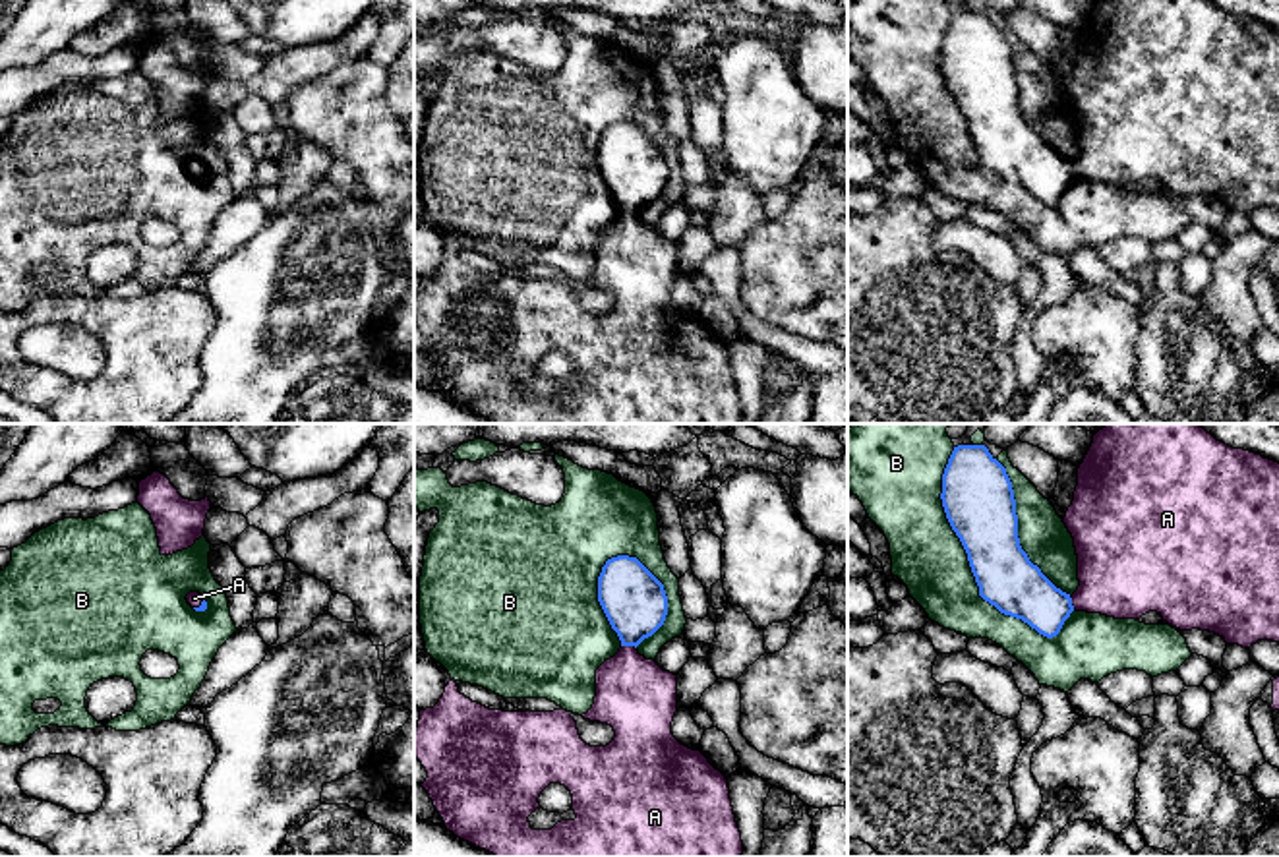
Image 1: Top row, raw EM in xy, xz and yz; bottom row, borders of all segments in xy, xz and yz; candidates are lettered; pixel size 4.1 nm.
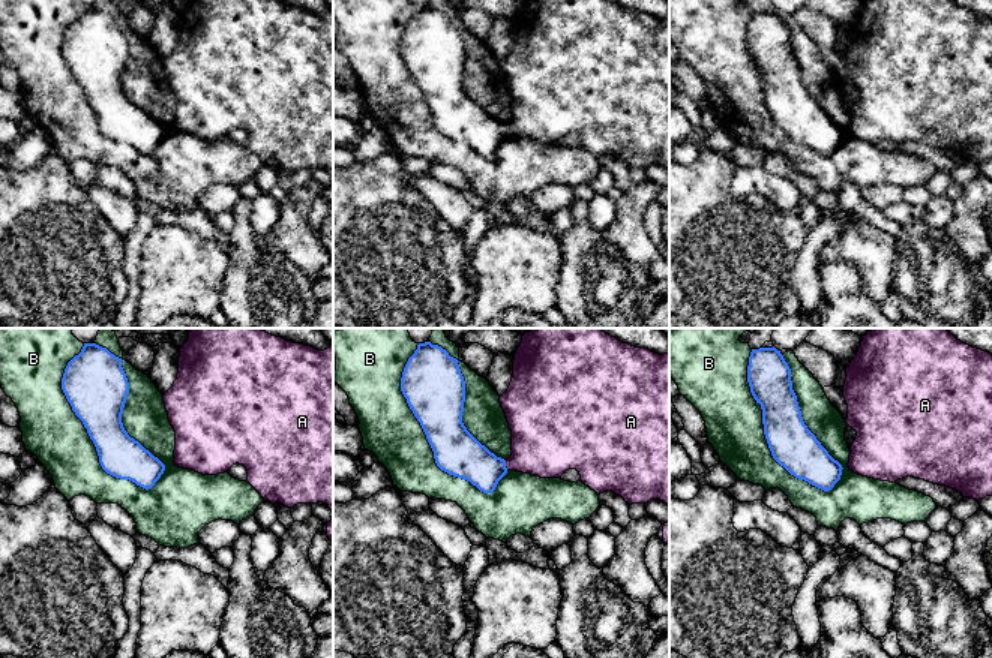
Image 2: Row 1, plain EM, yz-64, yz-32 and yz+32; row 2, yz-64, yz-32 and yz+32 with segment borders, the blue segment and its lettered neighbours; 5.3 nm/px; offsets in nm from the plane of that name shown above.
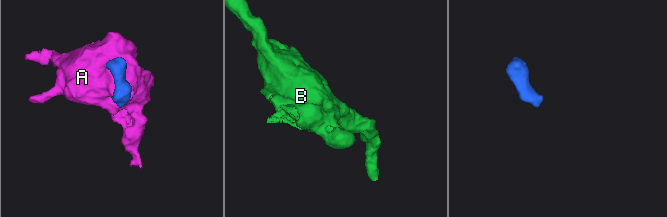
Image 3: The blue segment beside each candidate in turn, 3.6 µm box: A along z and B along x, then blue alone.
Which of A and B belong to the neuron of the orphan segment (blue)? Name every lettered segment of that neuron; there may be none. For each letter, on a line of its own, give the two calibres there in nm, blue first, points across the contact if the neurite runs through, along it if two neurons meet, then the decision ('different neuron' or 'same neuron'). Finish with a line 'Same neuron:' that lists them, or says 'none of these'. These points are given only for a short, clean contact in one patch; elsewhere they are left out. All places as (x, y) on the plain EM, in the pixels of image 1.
A: 260/320 nm | across xz (633, 167), (629, 211), (629, 254), (633, 262) | same neuron
B: 300/300 nm | different neuron
Same neuron: A

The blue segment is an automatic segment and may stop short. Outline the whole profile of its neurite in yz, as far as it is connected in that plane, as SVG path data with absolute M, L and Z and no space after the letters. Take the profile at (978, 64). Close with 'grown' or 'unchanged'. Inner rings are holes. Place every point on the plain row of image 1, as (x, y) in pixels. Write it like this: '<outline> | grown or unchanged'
M1211 0L1093 2L1064 83L1078 122L1080 153L1072 163L1056 155L1022 116L1012 48L985 12L954 14L942 41L940 66L967 120L979 163L1047 205L1056 203L1076 176L1115 186L1140 186L1157 178L1180 197L1209 197L1242 215L1258 207L1279 209L1279 29L1233 15Z | grown

